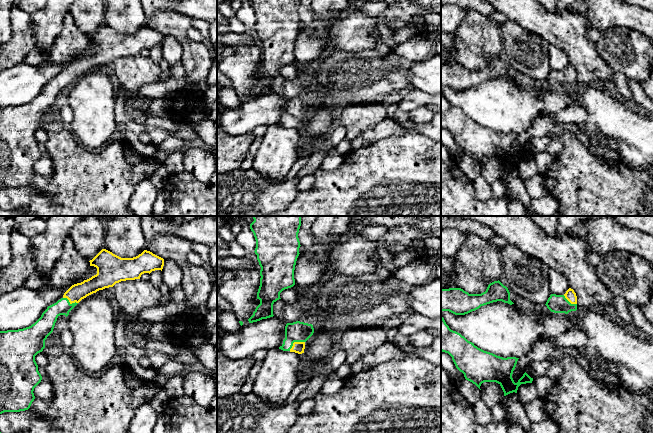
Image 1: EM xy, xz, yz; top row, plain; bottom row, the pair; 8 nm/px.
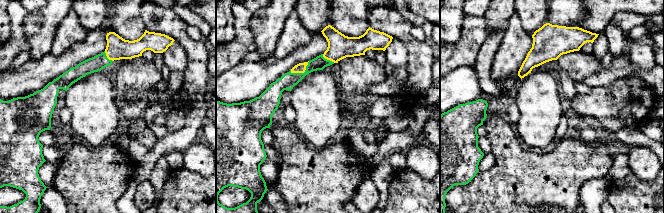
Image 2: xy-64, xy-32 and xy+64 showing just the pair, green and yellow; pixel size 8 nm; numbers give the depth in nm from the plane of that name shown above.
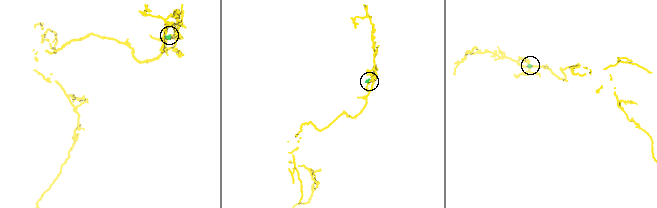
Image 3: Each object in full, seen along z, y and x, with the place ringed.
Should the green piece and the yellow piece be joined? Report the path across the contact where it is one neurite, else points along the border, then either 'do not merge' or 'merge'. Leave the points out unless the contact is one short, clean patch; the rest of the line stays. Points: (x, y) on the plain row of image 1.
merge

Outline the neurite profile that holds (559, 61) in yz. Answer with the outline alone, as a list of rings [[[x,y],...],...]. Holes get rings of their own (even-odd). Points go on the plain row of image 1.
[[[550,45],[549,60],[551,70],[564,71],[570,64],[566,53],[558,46]]]

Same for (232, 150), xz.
[[[217,82],[217,175],[227,174],[241,168],[256,136],[253,132],[243,135],[228,135],[219,125],[218,108],[222,106]]]

